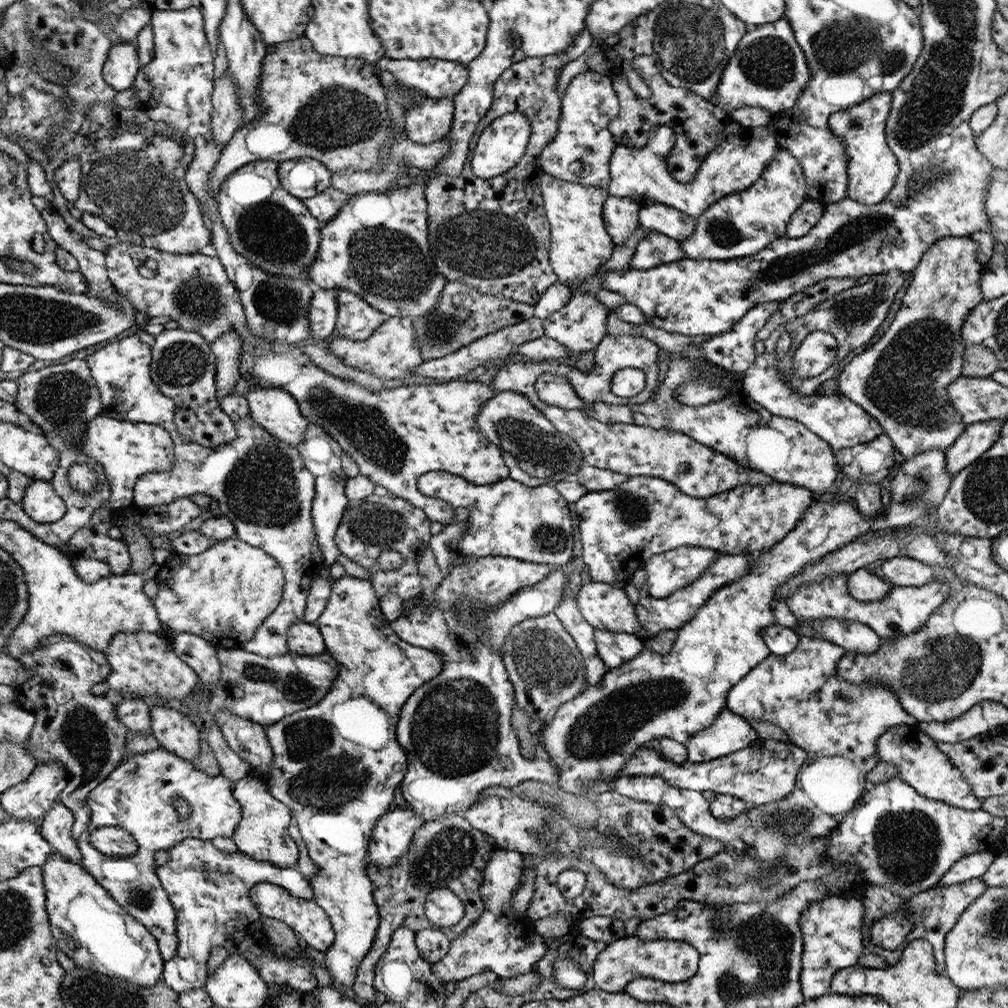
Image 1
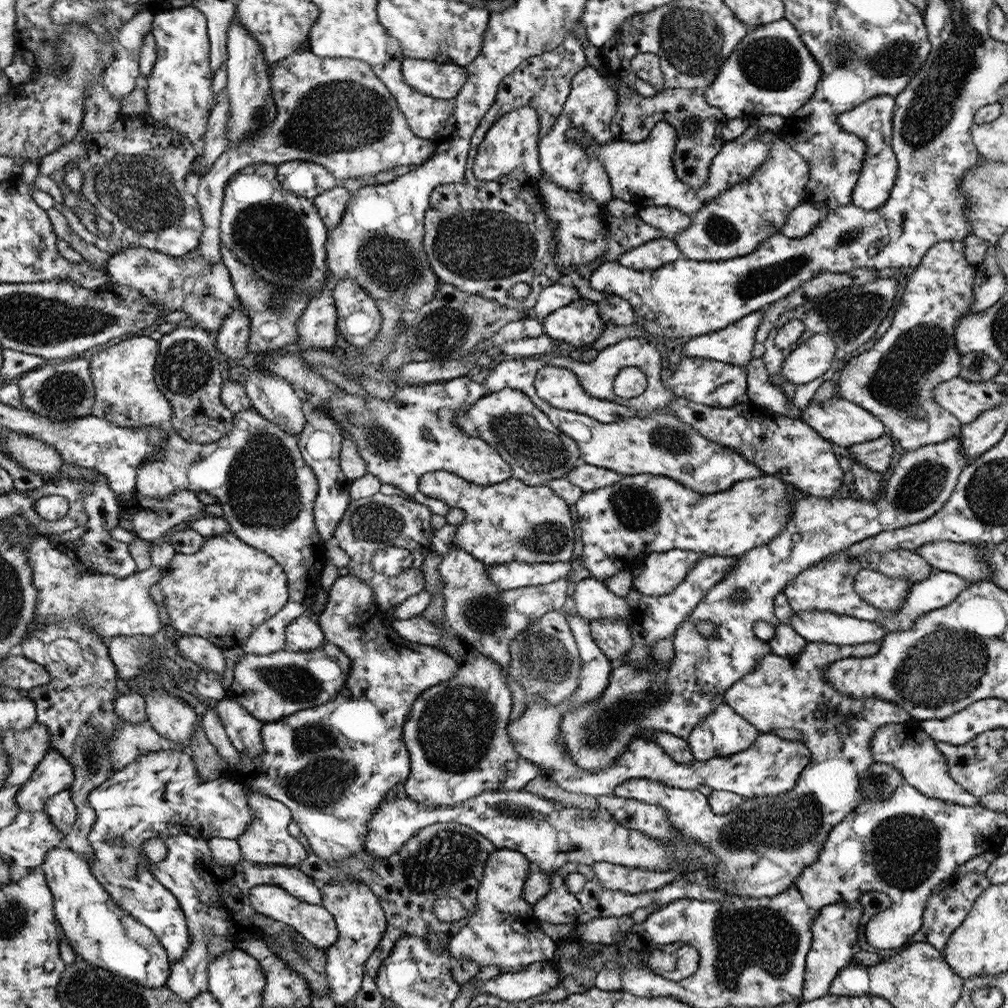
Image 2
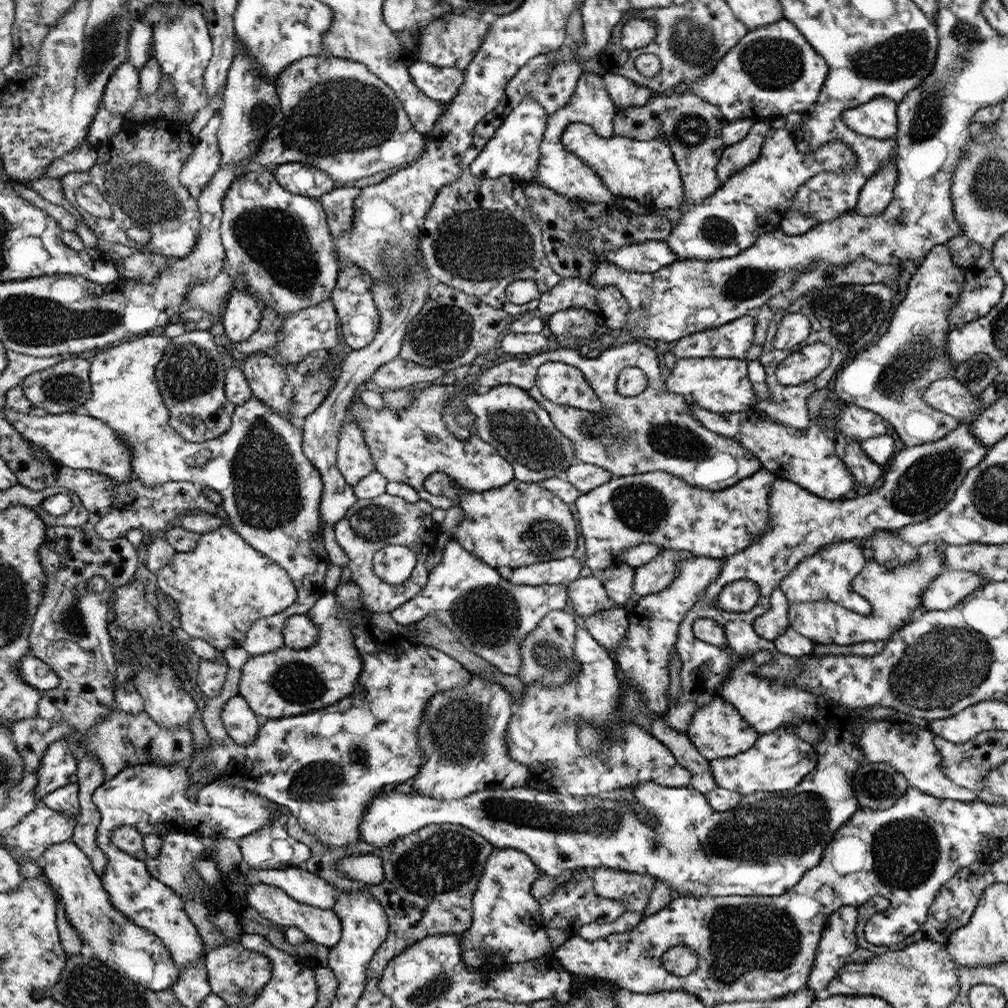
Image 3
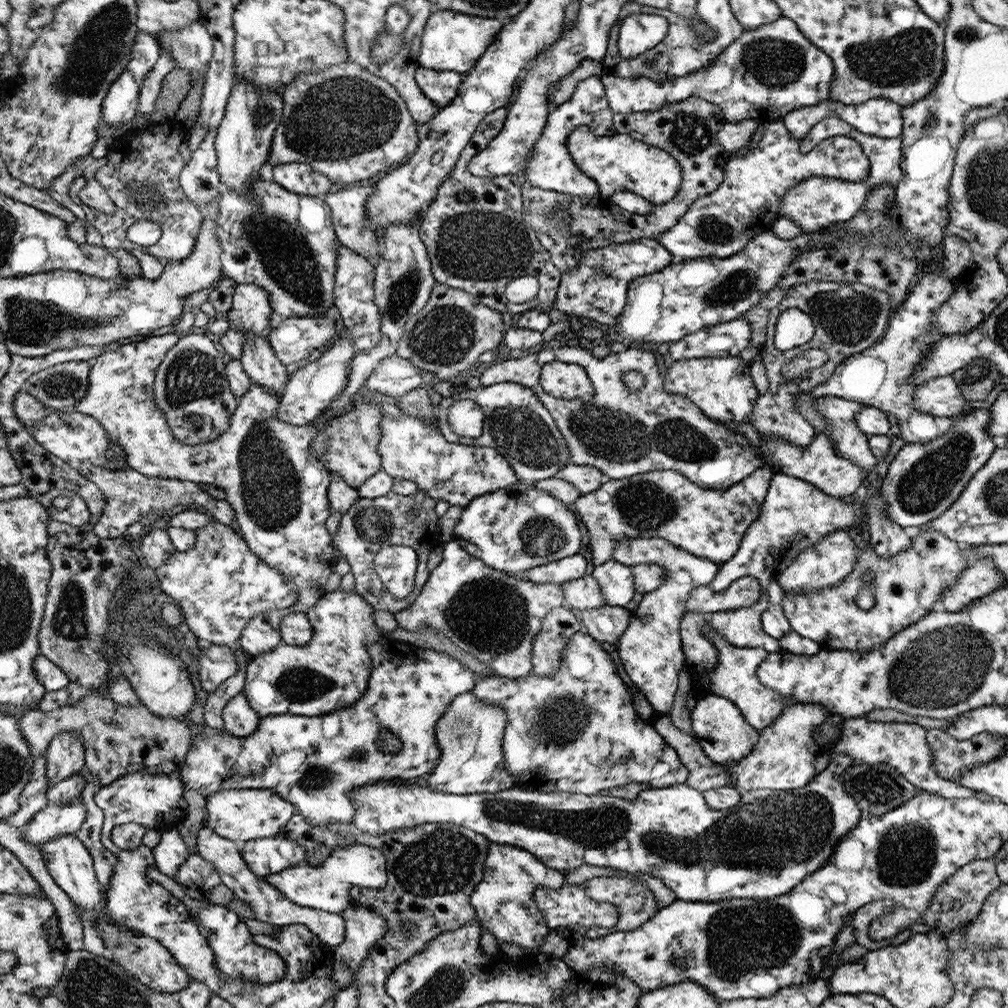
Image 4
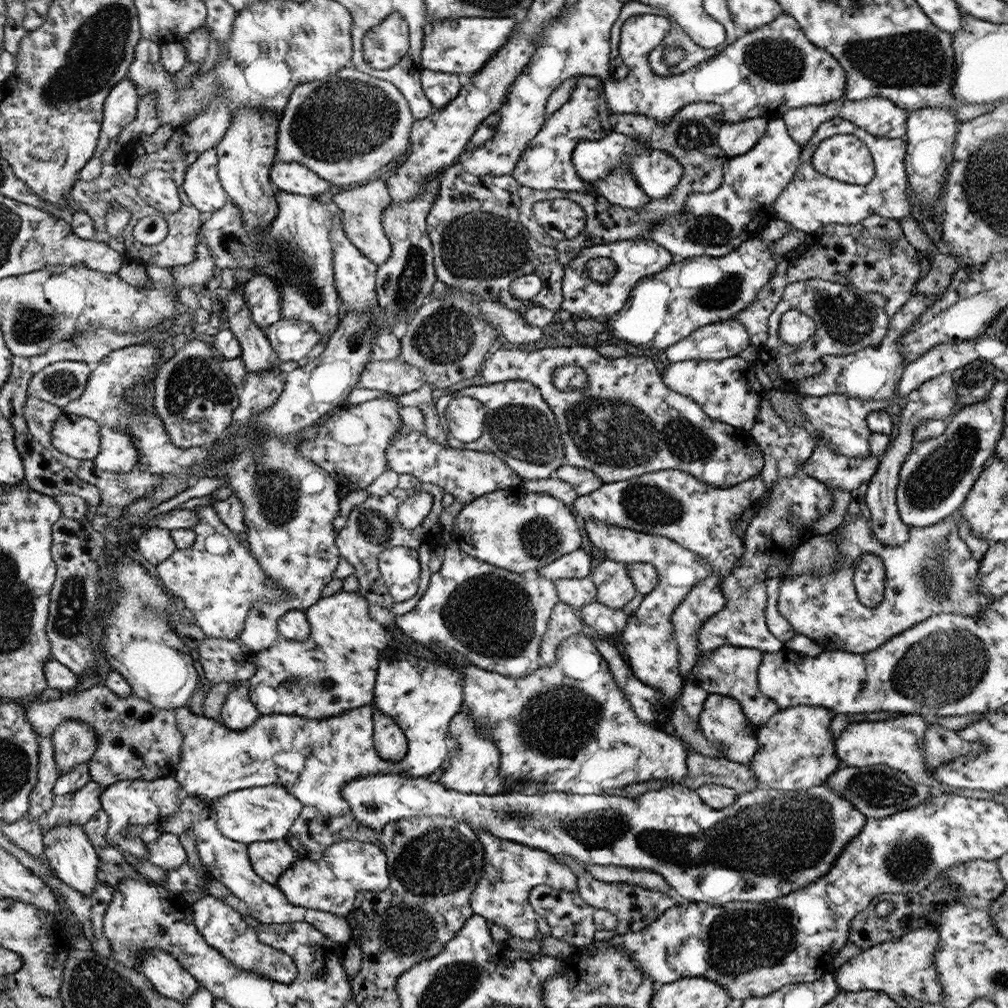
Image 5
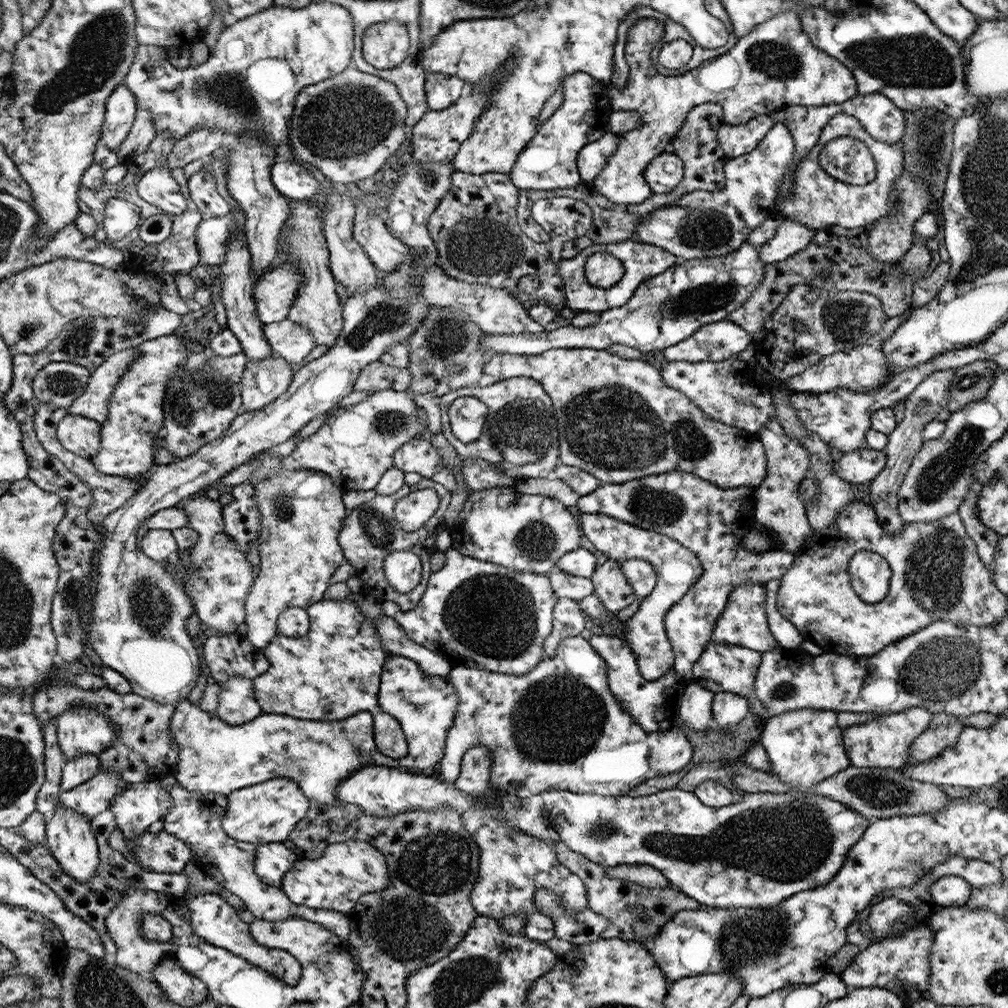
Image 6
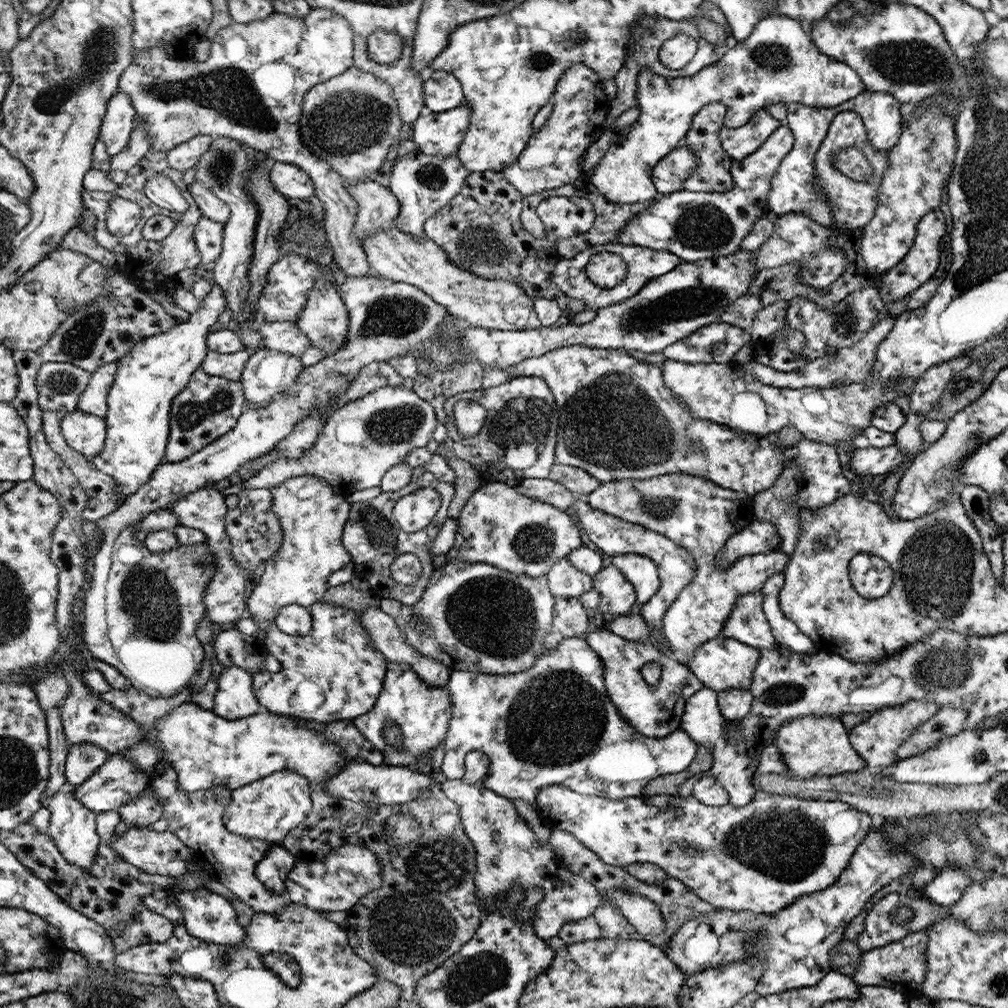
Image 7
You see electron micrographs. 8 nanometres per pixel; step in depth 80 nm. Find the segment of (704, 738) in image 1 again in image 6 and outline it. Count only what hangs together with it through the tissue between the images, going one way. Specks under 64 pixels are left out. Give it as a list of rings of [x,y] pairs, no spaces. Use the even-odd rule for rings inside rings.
[[[720,692],[713,696],[713,720],[718,728],[733,728],[744,717],[749,716],[747,698],[731,692]]]

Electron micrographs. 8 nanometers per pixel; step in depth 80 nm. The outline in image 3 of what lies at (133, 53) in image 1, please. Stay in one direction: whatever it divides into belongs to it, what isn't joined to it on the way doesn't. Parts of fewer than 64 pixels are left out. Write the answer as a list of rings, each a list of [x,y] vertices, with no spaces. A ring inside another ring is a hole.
[[[128,61],[119,67],[105,90],[105,102],[111,111],[129,118],[129,110],[139,96],[139,70]]]

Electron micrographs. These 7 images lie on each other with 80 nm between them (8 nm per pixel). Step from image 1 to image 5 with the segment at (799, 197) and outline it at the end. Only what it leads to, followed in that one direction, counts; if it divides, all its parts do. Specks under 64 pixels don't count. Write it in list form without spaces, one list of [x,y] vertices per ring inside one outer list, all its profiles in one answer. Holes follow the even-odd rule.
[[[768,121],[768,128],[758,144],[737,157],[729,157],[724,166],[724,184],[711,193],[692,193],[685,209],[674,221],[656,225],[646,234],[661,243],[676,260],[692,257],[725,257],[746,241],[758,236],[770,220],[777,218],[776,202],[800,166],[801,145],[790,136],[785,122]],[[836,135],[823,141],[811,162],[822,174],[855,185],[868,184],[875,175],[868,147],[853,135]]]

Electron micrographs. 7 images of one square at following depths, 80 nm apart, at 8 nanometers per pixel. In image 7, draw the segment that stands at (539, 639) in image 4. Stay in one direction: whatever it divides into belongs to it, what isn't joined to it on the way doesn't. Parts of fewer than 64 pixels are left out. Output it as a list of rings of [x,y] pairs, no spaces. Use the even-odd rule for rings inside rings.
[[[576,596],[555,597],[552,616],[550,632],[545,636],[545,645],[549,649],[555,649],[562,639],[584,637],[590,623],[586,609]]]

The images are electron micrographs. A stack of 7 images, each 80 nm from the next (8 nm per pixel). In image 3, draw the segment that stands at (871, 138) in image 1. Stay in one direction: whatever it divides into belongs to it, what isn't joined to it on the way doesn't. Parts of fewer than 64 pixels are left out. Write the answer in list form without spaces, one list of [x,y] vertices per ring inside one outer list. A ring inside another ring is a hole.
[[[876,97],[864,105],[846,109],[843,119],[846,127],[857,134],[882,141],[894,140],[900,129],[897,102],[888,97]],[[893,160],[881,166],[881,172],[874,173],[860,192],[856,210],[861,215],[880,215],[885,212],[897,186],[897,165]]]

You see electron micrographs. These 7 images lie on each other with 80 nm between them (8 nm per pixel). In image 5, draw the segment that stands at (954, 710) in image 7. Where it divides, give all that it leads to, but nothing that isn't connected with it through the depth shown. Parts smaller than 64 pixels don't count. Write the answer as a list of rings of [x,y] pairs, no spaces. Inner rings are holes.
[[[929,725],[921,748],[925,752],[928,767],[934,771],[939,770],[940,766],[957,760],[964,754],[982,753],[978,744],[970,744],[959,736],[956,730],[948,730],[939,725]]]

